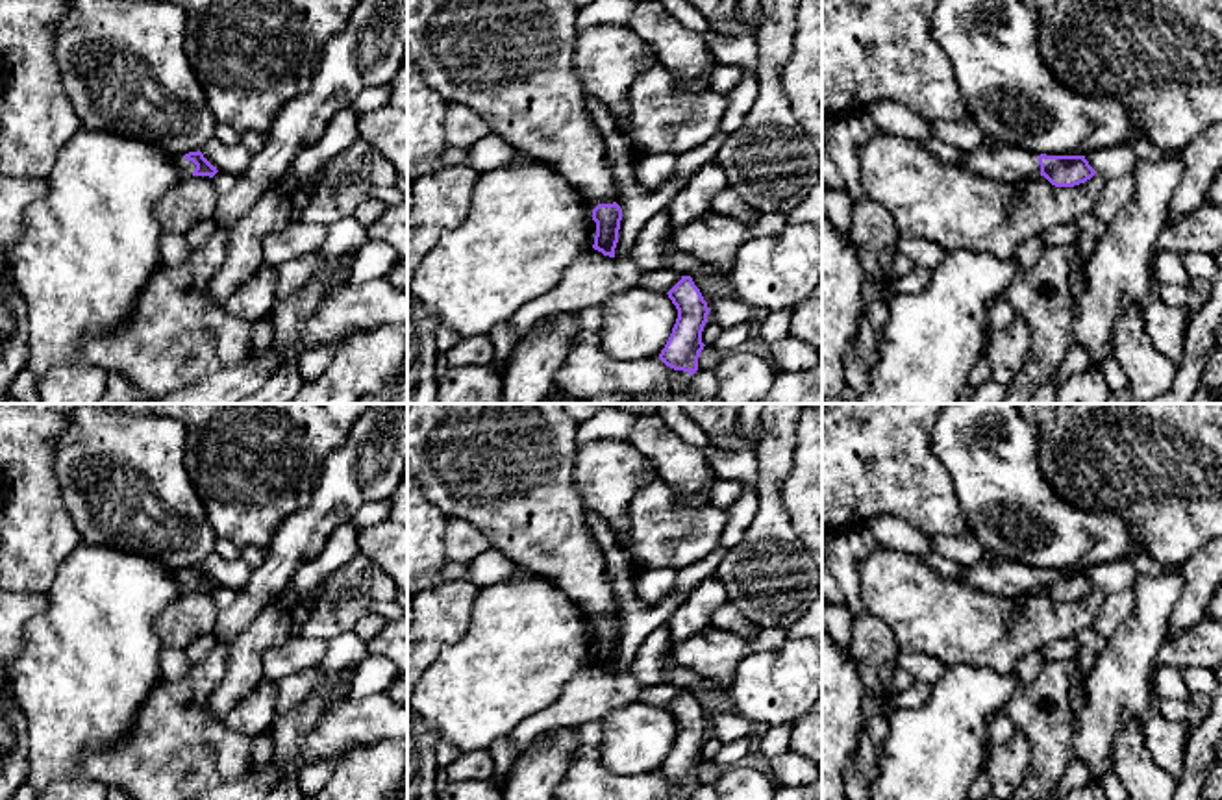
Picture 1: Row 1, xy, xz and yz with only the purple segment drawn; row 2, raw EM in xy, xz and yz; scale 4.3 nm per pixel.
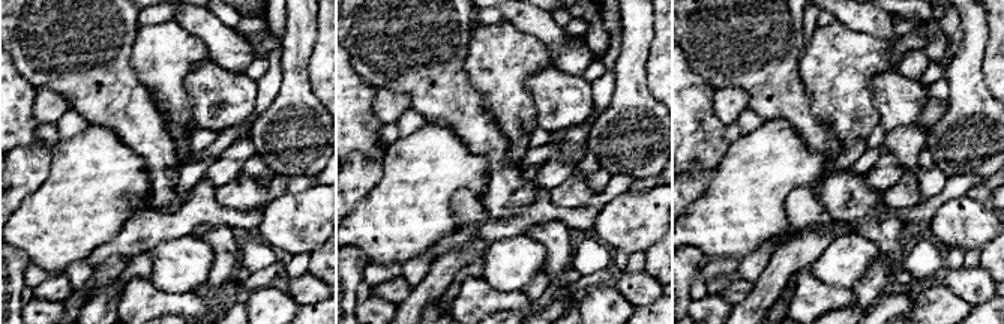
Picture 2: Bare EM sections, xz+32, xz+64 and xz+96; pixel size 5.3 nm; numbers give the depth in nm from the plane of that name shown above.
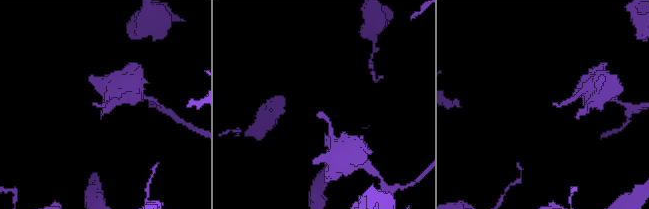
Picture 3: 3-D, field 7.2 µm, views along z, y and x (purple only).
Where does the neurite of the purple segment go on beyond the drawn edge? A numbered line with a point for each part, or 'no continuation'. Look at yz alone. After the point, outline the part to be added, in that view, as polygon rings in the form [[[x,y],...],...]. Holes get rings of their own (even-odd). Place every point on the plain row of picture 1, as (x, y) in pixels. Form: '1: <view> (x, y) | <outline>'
1: yz (1004, 578) | [[[987,554],[976,565],[966,567],[959,580],[974,589],[1007,600],[1018,600],[1022,594],[1035,594],[1041,591],[1037,569],[1022,561]]]

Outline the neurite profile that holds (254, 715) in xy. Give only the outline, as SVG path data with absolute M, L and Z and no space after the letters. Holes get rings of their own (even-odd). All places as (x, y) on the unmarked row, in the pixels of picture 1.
M263 680L226 719L231 731L256 737L270 730L280 698L278 683Z

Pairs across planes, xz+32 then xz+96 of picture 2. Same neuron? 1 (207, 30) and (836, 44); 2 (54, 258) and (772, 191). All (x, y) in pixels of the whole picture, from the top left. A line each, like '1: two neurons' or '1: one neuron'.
1: two neurons
2: one neuron

